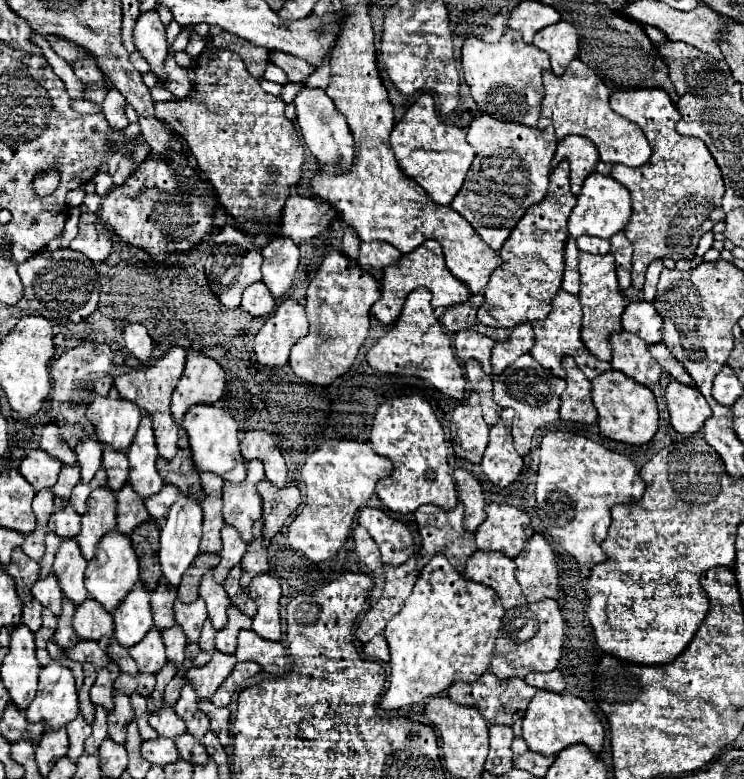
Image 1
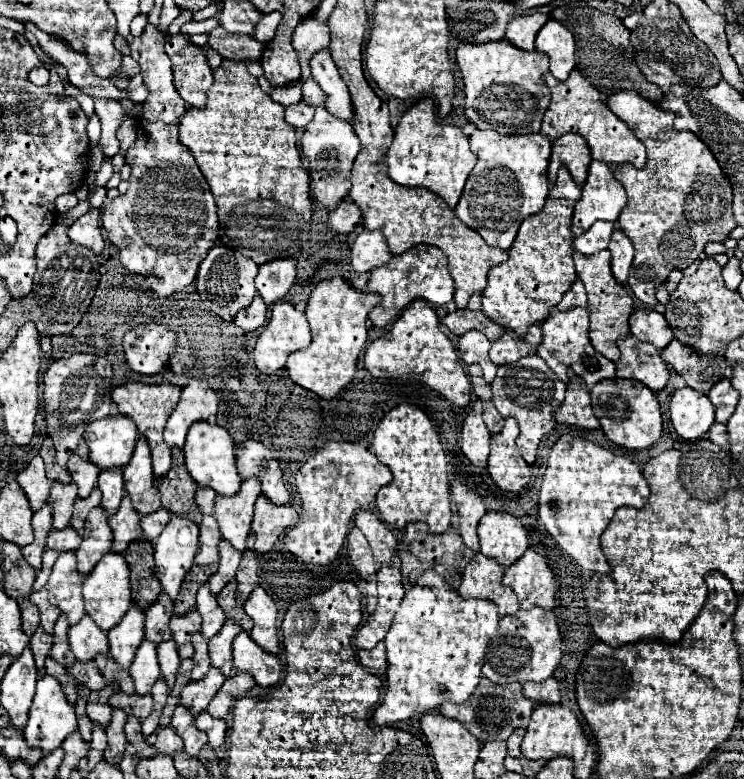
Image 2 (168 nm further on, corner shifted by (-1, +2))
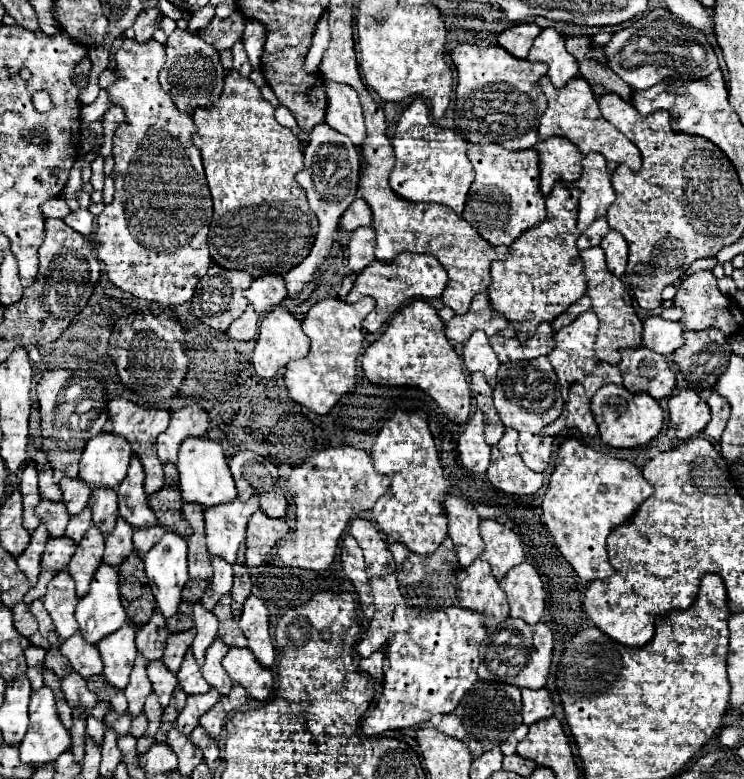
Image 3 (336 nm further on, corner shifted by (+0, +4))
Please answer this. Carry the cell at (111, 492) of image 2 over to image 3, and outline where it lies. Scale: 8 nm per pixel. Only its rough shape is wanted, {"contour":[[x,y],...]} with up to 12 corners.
{"contour":[[93,490],[93,524],[111,534],[117,522],[117,492]]}

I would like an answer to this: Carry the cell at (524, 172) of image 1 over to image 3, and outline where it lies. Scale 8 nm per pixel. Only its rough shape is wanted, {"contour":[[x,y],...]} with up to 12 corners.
{"contour":[[469,144],[463,218],[491,246],[545,220],[535,150]]}

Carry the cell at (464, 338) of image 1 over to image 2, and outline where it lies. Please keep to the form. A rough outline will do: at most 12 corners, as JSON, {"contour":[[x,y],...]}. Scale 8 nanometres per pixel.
{"contour":[[470,330],[460,336],[460,358],[478,362],[490,384],[496,366],[488,358],[490,340]]}

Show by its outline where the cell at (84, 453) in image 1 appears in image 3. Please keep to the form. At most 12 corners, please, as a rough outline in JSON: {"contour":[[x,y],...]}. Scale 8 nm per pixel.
{"contour":[[63,478],[59,488],[69,516],[87,506],[91,488],[79,478]]}

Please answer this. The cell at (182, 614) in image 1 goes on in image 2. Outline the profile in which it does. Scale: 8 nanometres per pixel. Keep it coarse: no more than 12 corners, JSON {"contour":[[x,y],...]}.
{"contour":[[192,610],[172,616],[170,630],[180,658],[190,658],[192,634],[200,630],[202,616]]}

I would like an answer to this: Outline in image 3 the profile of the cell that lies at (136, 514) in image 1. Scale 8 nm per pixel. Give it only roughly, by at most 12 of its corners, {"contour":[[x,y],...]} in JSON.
{"contour":[[117,520],[105,536],[103,562],[119,568],[133,552],[133,528]]}

